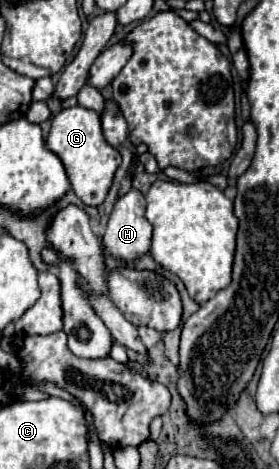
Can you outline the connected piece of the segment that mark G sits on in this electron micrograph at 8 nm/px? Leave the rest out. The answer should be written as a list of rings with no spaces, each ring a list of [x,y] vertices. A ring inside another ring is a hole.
[[[31,102],[27,118],[31,122],[51,120],[51,130],[47,136],[47,148],[53,150],[61,158],[73,192],[89,206],[101,204],[105,200],[109,188],[111,188],[115,170],[121,164],[121,154],[105,142],[105,136],[101,130],[101,116],[95,110],[83,108],[83,106],[65,108],[57,114],[53,114],[45,102]]]

